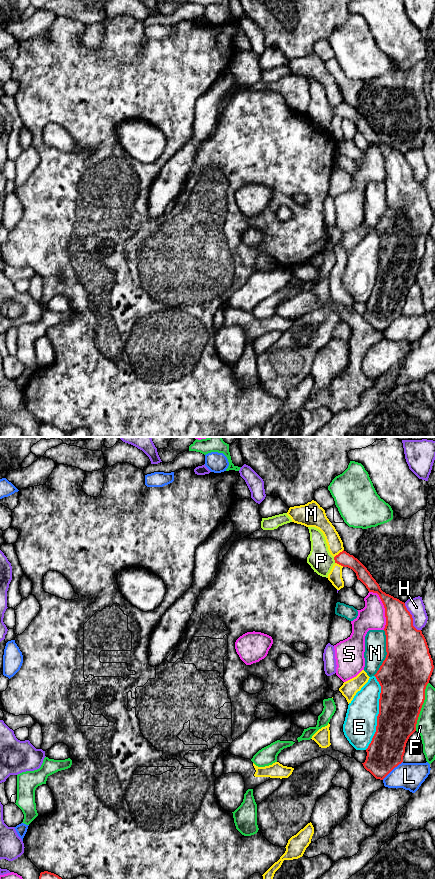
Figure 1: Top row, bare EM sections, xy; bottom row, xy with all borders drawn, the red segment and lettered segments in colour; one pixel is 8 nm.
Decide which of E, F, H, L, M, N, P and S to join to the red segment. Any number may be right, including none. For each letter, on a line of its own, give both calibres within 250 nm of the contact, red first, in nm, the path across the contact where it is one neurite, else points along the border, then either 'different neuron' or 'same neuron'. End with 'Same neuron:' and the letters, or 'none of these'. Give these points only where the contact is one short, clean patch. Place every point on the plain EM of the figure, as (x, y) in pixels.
E: calibres 360 and 260 nm; different neuron
F: calibres 380 and 150 nm; different neuron
H: calibres 320 and 140 nm; different neuron
L: calibres 280 and 220 nm; different neuron
M: calibres 120 and 130 nm; different neuron
N: calibres 400 and 180 nm; different neuron
P: calibres 120 and 190 nm; way xy (344, 111), (334, 111), (321, 113); same neuron
S: calibres 240 and 200 nm; different neuron
Same neuron: P

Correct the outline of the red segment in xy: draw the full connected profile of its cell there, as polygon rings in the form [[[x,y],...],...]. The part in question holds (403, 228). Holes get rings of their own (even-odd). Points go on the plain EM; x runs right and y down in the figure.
[[[308,79],[311,93],[311,103],[307,115],[318,127],[328,129],[335,115],[352,121],[369,144],[377,145],[385,160],[386,177],[386,210],[374,227],[381,238],[379,251],[379,266],[377,268],[376,284],[366,301],[367,308],[363,316],[376,331],[383,332],[395,319],[403,314],[406,295],[416,283],[417,272],[425,252],[425,241],[432,227],[434,217],[429,200],[421,182],[413,178],[413,170],[405,155],[383,144],[367,120],[353,107],[346,103],[333,109],[323,85]]]

